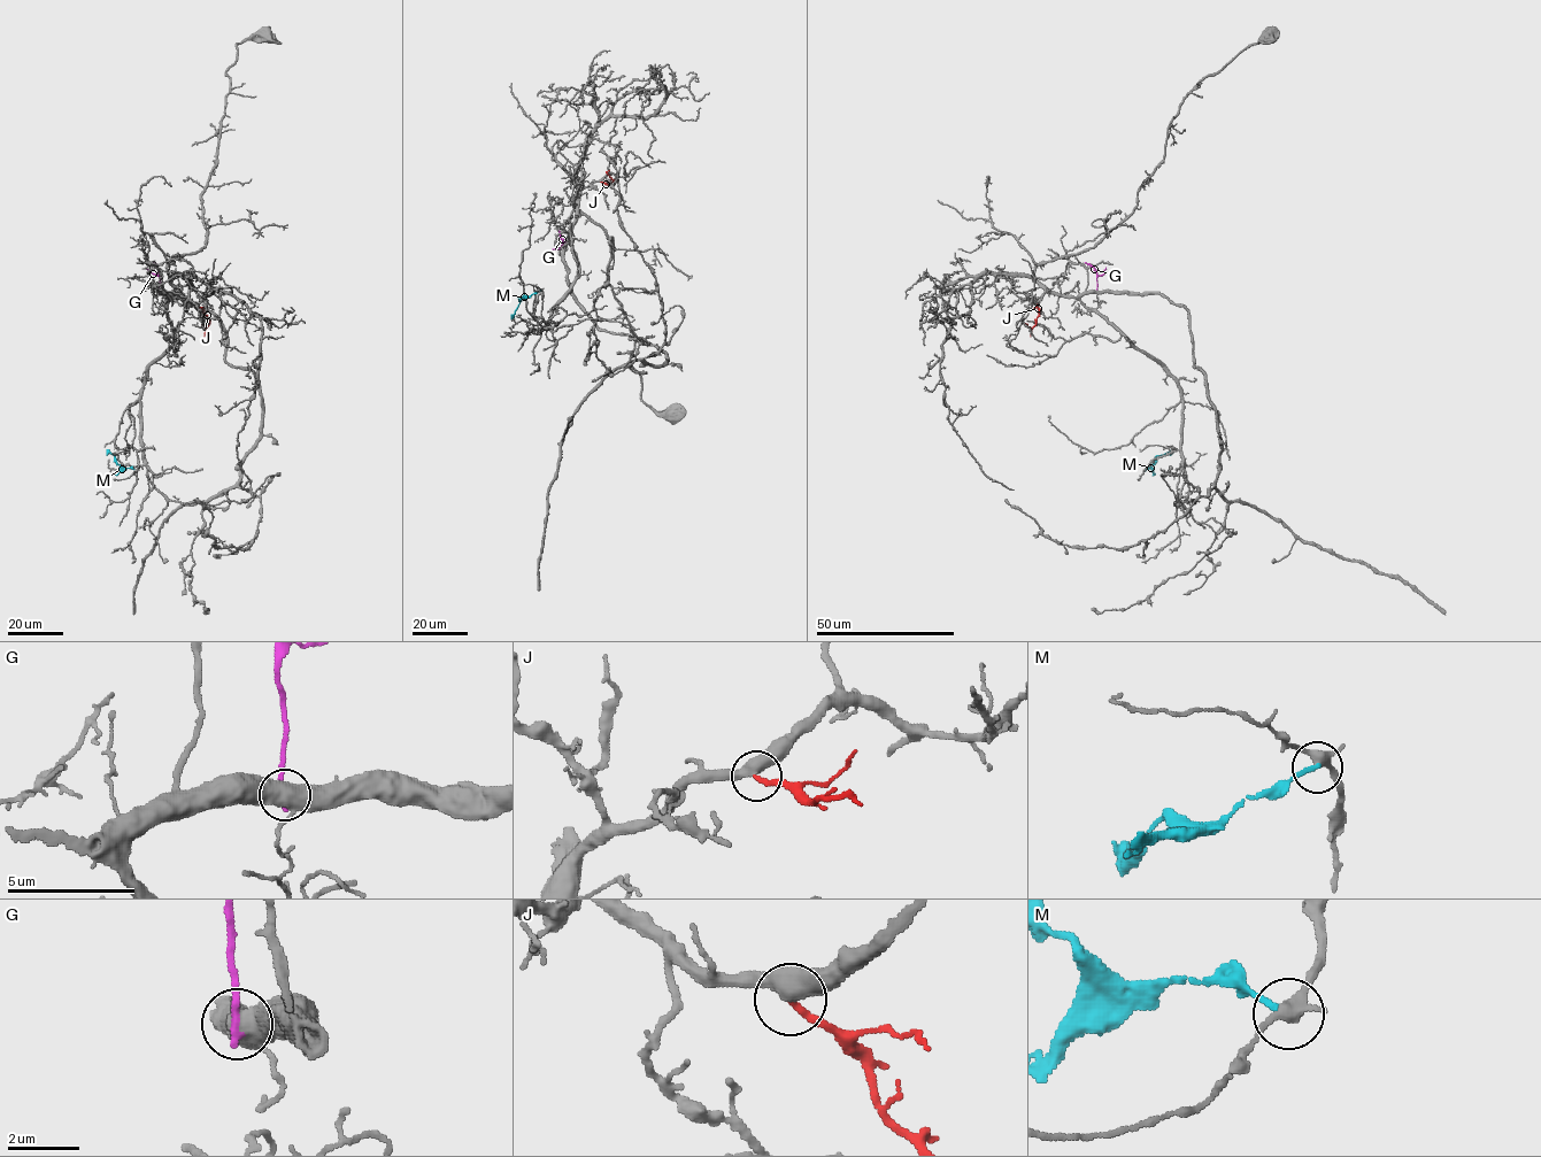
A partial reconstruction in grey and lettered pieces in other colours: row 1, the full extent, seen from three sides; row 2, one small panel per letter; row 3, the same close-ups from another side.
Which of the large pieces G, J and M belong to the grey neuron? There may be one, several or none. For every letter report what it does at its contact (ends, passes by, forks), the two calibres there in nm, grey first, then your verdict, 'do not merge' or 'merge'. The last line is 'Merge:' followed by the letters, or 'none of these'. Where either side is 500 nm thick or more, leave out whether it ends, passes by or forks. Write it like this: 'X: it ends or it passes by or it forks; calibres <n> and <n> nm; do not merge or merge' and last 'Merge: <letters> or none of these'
G: calibres 500 and 240 nm; do not merge
J: it ends; calibres 440 and 190 nm; merge
M: it ends; calibres 320 and 180 nm; do not merge
Merge: J

